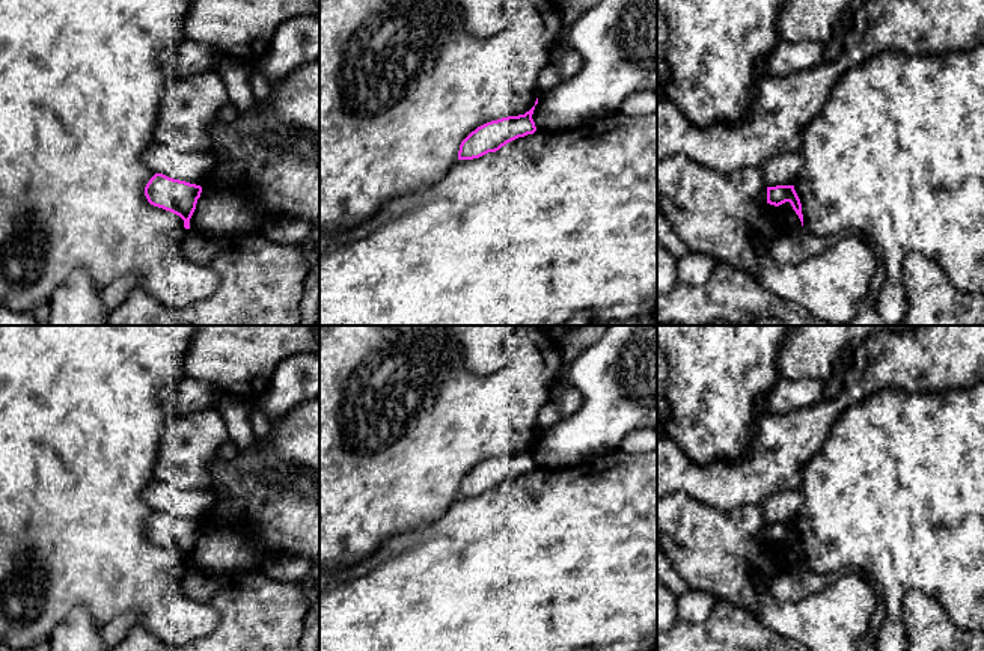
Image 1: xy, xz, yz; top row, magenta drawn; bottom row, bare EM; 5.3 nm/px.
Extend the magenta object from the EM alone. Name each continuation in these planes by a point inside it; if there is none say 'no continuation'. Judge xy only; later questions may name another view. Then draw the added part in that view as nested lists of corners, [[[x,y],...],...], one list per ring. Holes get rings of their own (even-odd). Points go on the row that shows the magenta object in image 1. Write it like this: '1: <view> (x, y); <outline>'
no continuation

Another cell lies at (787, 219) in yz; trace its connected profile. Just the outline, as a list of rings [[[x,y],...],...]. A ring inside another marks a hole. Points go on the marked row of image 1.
[[[785,202],[778,206],[778,219],[773,226],[779,232],[784,232],[784,231],[796,232],[802,226],[802,222],[790,202]]]

